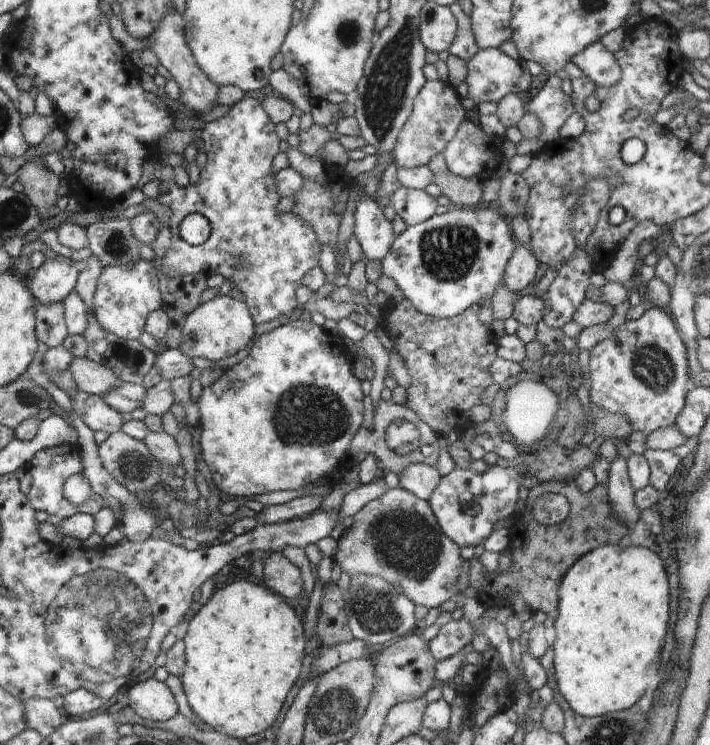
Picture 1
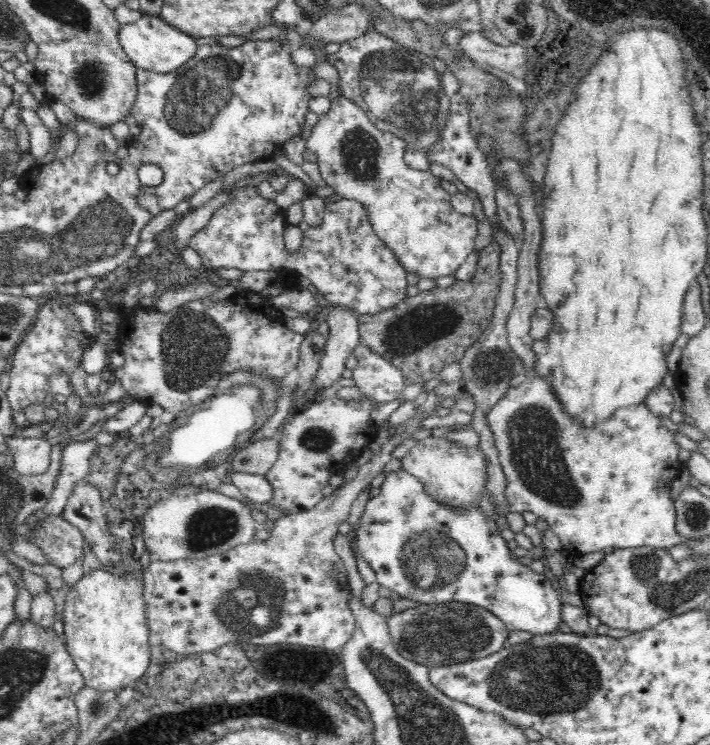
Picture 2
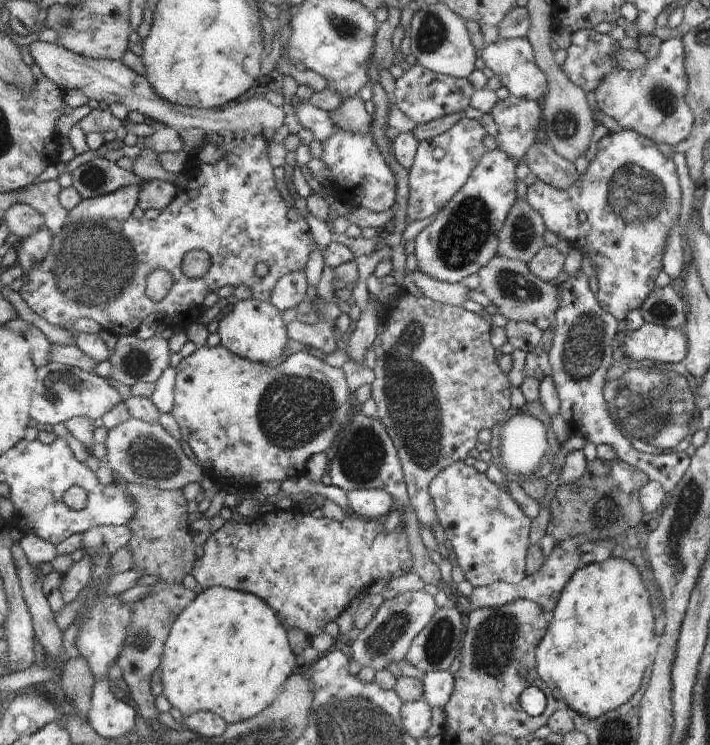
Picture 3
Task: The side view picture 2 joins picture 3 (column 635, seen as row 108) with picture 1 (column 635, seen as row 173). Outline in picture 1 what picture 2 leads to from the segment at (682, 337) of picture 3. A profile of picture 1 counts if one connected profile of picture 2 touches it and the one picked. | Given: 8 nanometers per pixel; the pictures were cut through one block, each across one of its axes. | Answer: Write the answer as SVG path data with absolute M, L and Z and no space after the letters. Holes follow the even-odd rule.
M648 305L640 318L637 320L629 320L624 322L621 326L616 327L612 338L604 340L603 342L597 341L592 343L589 351L590 376L592 378L589 394L591 402L600 408L608 410L608 412L612 412L612 414L624 414L624 416L632 422L632 432L641 431L646 436L656 429L670 427L672 424L675 424L676 417L682 412L682 408L684 408L684 405L686 404L686 392L688 392L688 390L686 390L686 383L692 378L692 376L688 374L688 352L682 334L679 332L678 327L674 326L672 318L670 318L662 308Z

